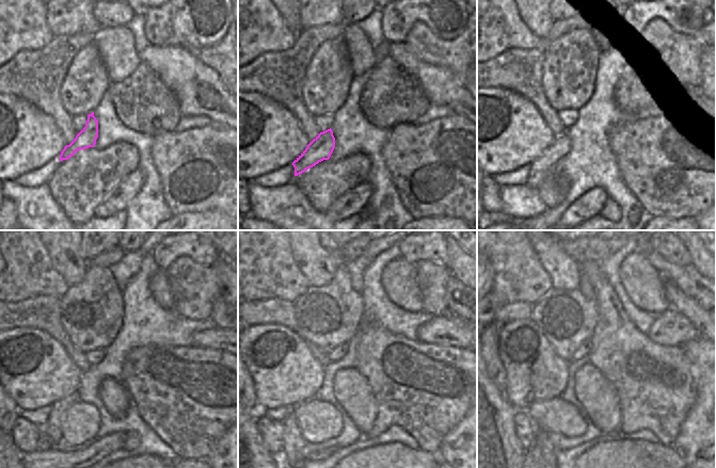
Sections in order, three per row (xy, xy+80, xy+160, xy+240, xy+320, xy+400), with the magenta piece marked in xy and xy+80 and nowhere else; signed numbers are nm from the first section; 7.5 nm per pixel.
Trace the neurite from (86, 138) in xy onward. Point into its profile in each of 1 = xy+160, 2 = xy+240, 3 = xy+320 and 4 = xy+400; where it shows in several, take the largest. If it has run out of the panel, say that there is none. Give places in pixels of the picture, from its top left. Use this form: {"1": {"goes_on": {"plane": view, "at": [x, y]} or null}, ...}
{"1": {"goes_on": {"plane": "xy+160", "at": [538, 170]}}, "2": {"goes_on": {"plane": "xy+240", "at": [51, 430]}}, "3": {"goes_on": {"plane": "xy+320", "at": [293, 444]}}, "4": {"goes_on": {"plane": "xy+400", "at": [542, 440]}}}

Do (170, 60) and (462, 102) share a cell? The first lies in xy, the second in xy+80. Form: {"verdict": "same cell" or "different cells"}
{"verdict": "same cell"}

